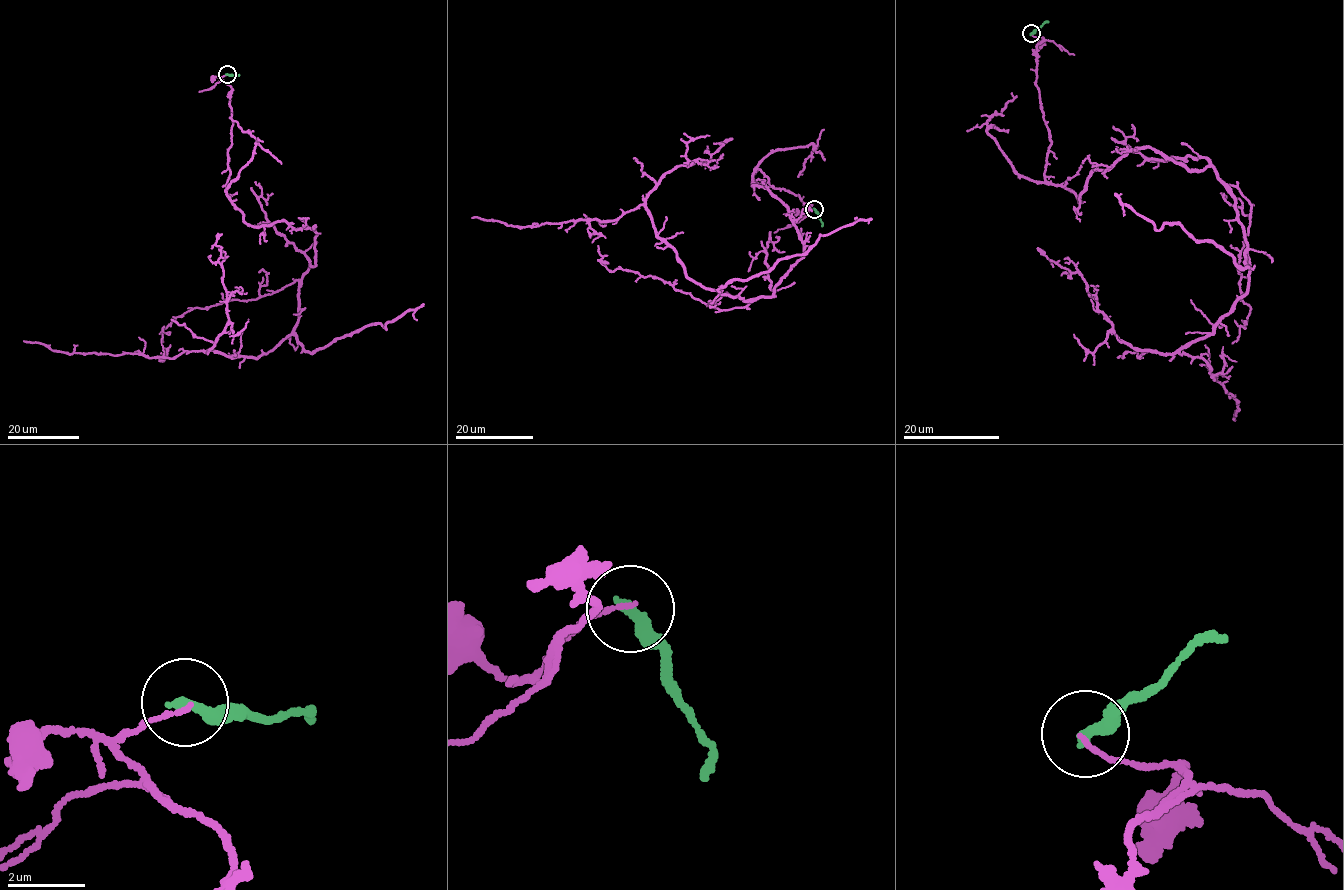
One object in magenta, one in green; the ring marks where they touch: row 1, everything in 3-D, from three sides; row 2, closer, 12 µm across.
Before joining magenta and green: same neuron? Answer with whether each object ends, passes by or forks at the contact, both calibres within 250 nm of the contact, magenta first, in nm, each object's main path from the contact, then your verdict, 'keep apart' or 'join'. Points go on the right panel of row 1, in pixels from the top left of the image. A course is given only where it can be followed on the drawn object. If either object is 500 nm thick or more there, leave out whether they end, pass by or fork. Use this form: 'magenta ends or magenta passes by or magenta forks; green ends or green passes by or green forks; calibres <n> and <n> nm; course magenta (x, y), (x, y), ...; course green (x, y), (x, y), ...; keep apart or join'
magenta ends; green ends; calibres 100 and 300 nm; course magenta (1031, 34), (1045, 179), (1079, 202), (1148, 146), (1233, 198), (1250, 281), (1179, 352), (1235, 420); course green (1031, 33), (1048, 21); keep apart

